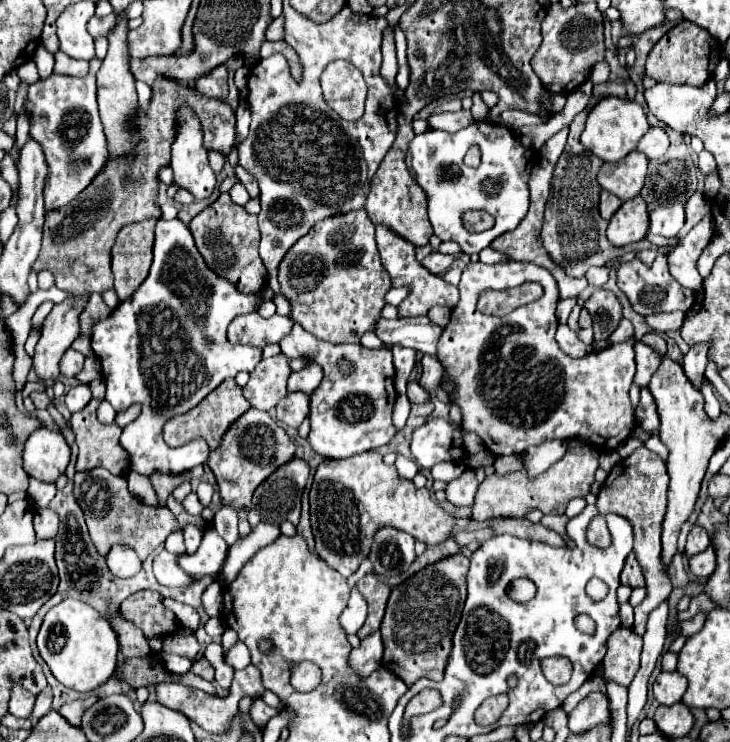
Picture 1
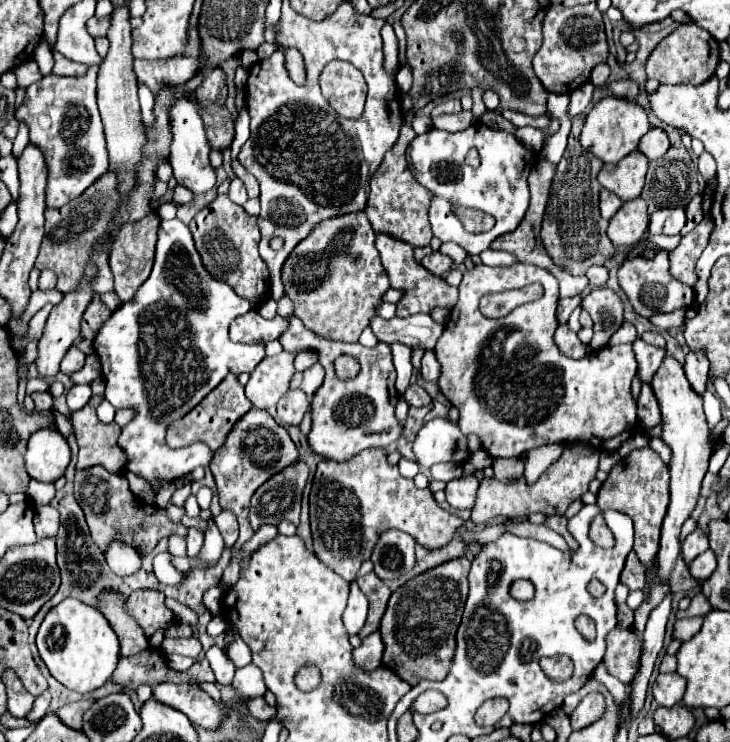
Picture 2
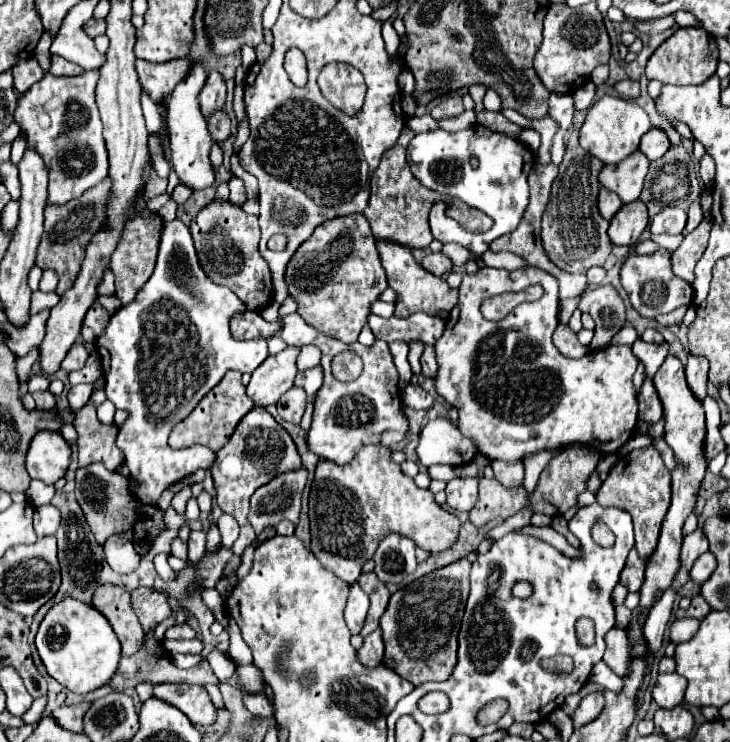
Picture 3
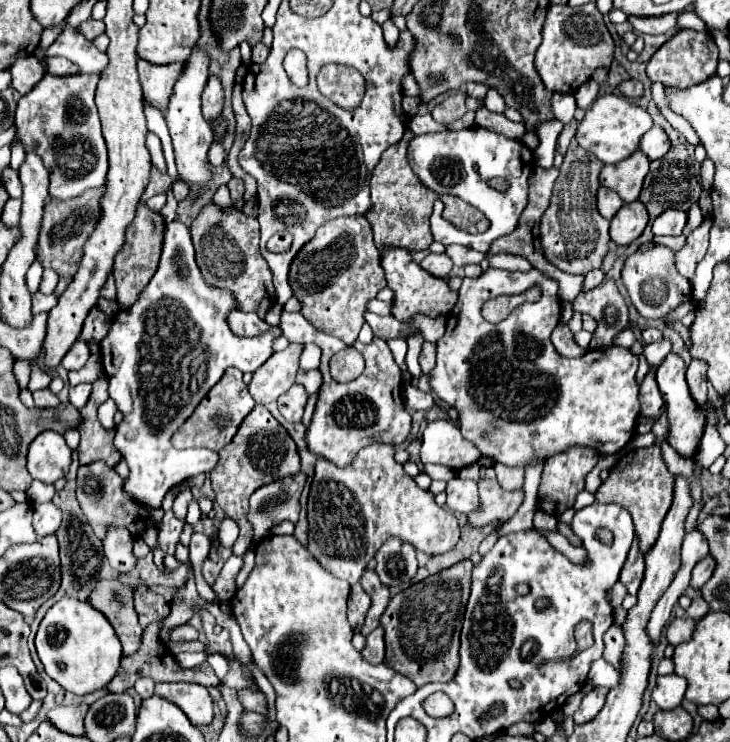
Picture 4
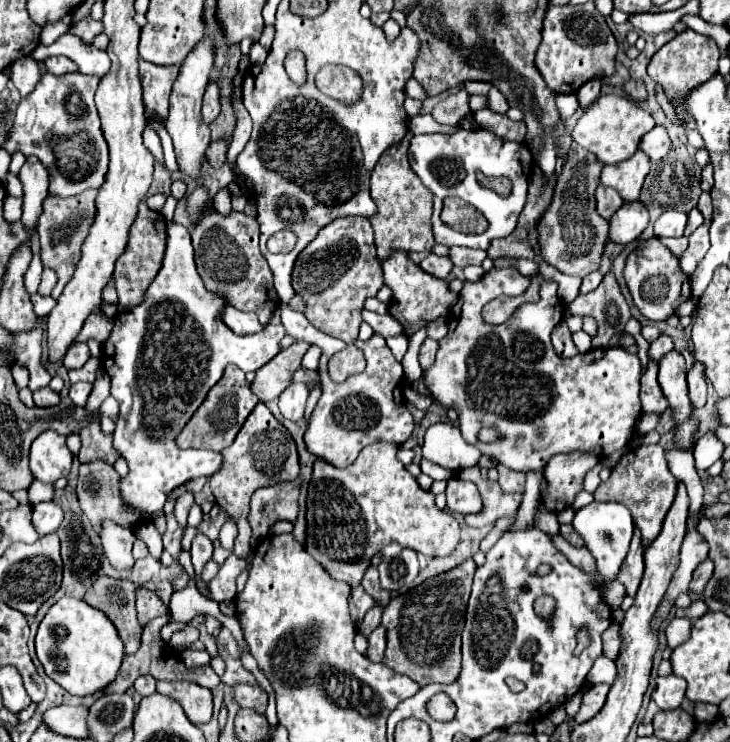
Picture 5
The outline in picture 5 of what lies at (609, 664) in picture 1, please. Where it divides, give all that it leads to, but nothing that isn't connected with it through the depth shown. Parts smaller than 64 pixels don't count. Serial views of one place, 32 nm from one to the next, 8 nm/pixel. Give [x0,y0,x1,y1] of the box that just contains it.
[602,622,620,660]

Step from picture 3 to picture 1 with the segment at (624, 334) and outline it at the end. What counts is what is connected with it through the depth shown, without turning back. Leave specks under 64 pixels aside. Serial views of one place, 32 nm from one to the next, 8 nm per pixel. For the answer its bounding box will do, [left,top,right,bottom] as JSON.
[609,319,634,343]

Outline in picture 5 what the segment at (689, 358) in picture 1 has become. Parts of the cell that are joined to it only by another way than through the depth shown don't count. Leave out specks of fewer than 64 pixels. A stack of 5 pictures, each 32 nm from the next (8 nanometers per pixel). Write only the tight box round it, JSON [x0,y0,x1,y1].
[688,362,706,410]

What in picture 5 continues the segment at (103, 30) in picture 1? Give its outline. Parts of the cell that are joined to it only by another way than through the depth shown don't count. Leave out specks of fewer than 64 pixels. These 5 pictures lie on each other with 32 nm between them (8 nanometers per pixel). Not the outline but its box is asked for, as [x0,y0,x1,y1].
[70,18,102,42]

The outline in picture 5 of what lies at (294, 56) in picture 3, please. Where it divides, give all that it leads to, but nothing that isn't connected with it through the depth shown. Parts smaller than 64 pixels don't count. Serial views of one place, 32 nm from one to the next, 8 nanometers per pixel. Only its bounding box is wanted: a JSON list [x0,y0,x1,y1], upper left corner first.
[284,52,306,85]

